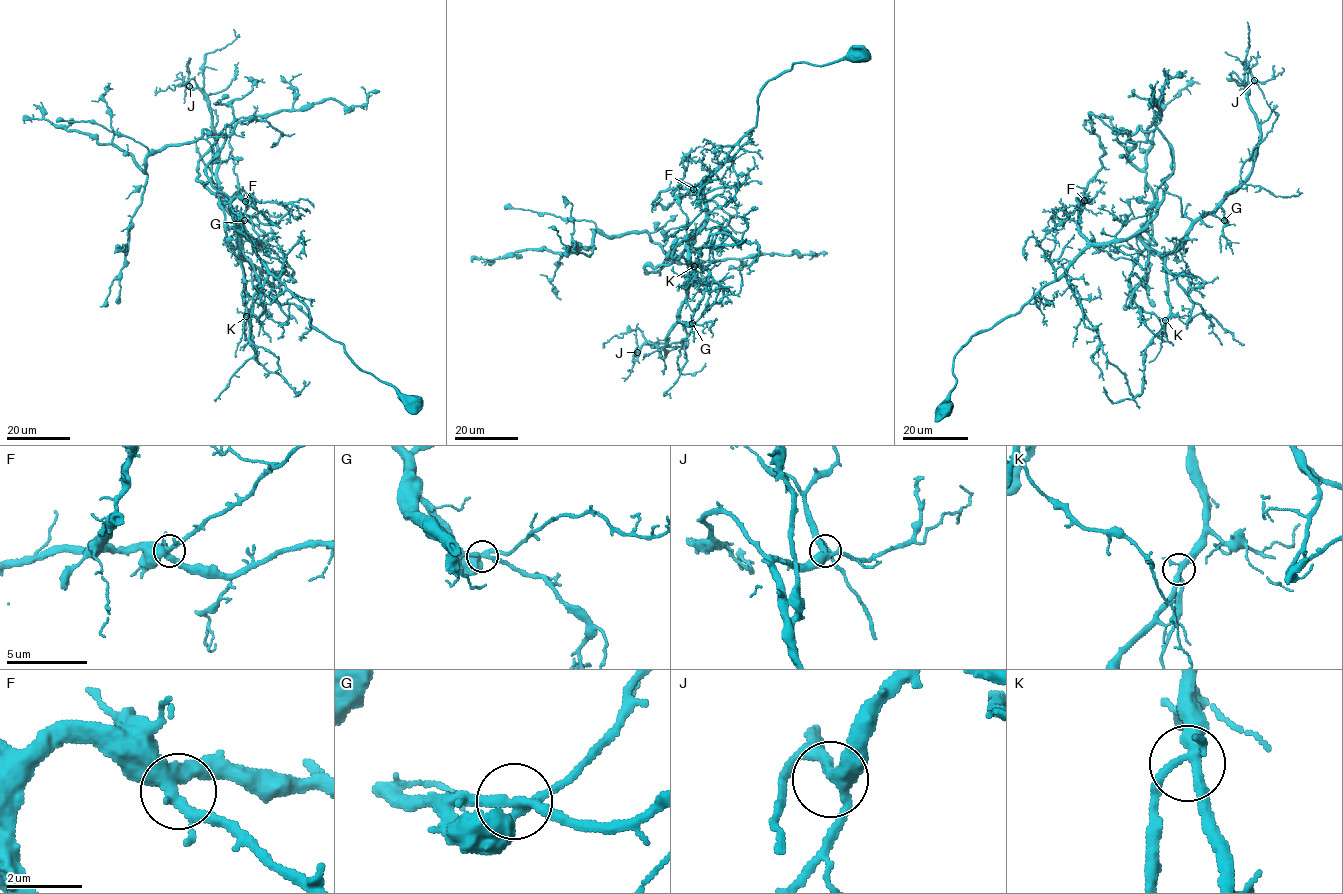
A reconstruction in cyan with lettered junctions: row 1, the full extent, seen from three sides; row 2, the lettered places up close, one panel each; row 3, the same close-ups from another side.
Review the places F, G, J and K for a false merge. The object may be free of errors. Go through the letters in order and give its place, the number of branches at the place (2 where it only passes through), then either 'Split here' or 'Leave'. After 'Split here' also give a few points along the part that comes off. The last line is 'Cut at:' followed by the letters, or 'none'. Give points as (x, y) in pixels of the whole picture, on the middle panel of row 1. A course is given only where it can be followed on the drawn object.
F: Place: (693, 189). Branches: 4. Leave
G: Place: (692, 323). Branches: 4. Leave
J: Place: (637, 352). Branches: 3. Leave
K: Place: (694, 266). Branches: 4. Leave
Cut at: none

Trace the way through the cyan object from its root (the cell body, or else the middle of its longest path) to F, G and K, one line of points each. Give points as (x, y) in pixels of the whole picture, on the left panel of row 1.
F: (412, 402), (363, 372), (341, 343), (309, 324), (309, 309), (235, 226), (231, 201), (245, 201)
G: (412, 402), (309, 324), (309, 309), (256, 254), (257, 241), (242, 236), (240, 252), (230, 207), (244, 220)
K: (412, 402), (363, 372), (341, 343), (314, 328), (309, 309), (256, 254), (257, 241), (242, 236), (246, 316)

